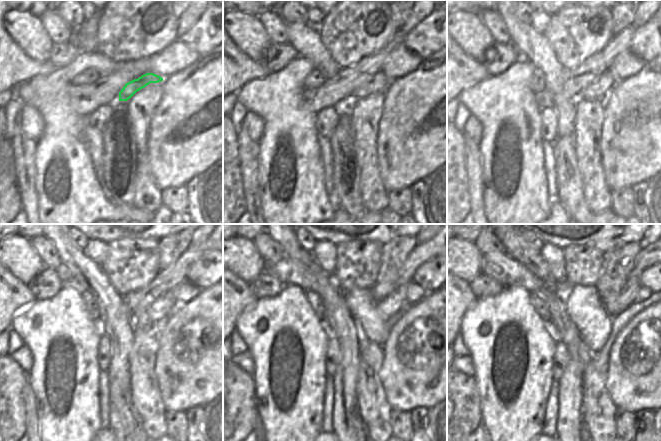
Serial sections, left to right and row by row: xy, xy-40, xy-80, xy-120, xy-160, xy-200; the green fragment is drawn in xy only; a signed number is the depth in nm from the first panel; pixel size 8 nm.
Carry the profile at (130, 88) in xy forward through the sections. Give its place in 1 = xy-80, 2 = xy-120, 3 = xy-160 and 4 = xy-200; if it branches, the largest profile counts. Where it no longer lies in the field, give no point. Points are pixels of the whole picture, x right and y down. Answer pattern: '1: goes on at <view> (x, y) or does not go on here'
1: goes on at xy-80 (600, 89)
2: goes on at xy-120 (160, 308)
3: goes on at xy-160 (395, 301)
4: goes on at xy-200 (627, 295)

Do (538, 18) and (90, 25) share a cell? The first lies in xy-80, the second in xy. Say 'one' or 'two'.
two

